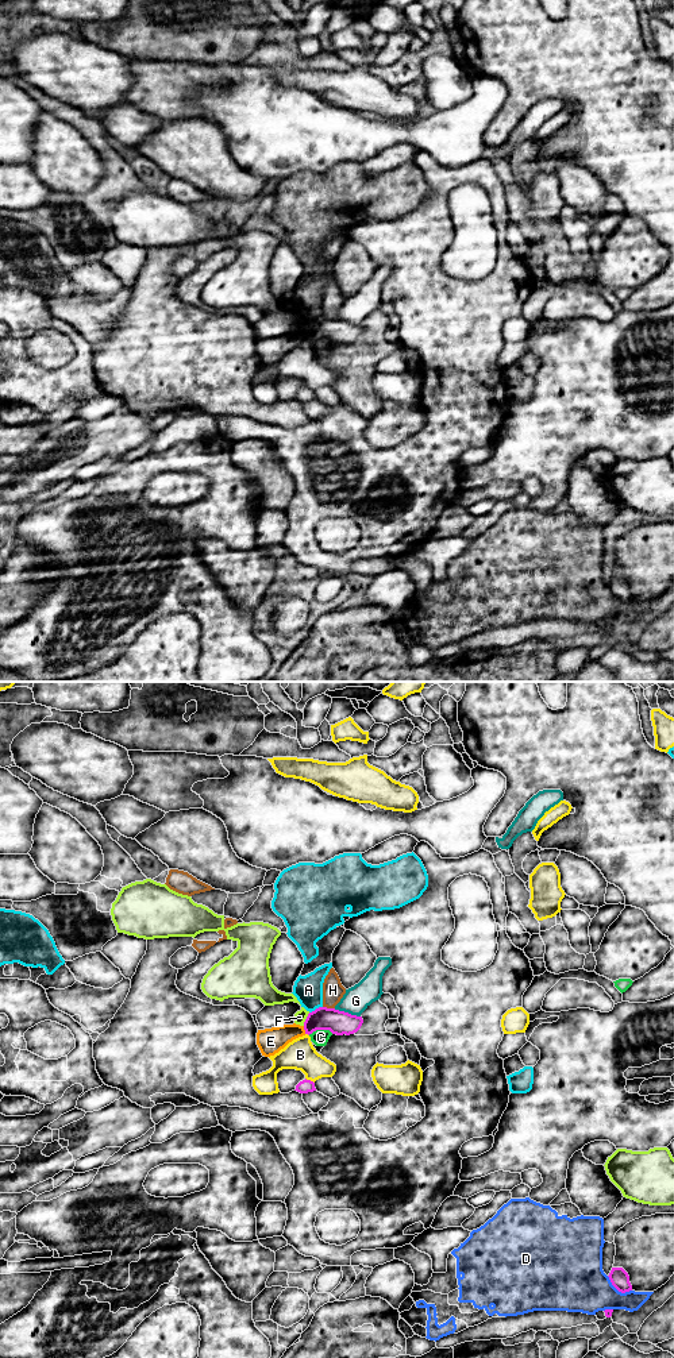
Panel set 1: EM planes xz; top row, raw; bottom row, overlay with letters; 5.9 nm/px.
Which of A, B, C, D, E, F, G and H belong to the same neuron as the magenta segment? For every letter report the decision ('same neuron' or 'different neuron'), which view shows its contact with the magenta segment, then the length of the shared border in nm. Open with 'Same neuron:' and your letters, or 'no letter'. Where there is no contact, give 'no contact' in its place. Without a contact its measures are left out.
Same neuron: no letter
A: different neuron; meets magenta in xz; contact 90 nm long
B: different neuron; meets magenta in xz; contact 70 nm long
C: different neuron; meets magenta in xz; contact 150 nm long
D: different neuron; meets magenta in xz; contact 180 nm long
E: different neuron; meets magenta in xz; contact 50 nm long
F: different neuron; meets magenta in xz; contact 90 nm long
G: different neuron; meets magenta in xz; contact 170 nm long
H: different neuron; meets magenta in xz; contact 70 nm long

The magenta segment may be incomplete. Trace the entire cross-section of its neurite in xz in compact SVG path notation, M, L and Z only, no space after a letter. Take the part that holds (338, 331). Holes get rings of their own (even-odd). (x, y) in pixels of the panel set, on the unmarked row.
M319 316L308 323L304 331L304 339L308 344L316 339L330 339L336 344L350 344L357 342L362 332L362 325L351 324L335 317Z

